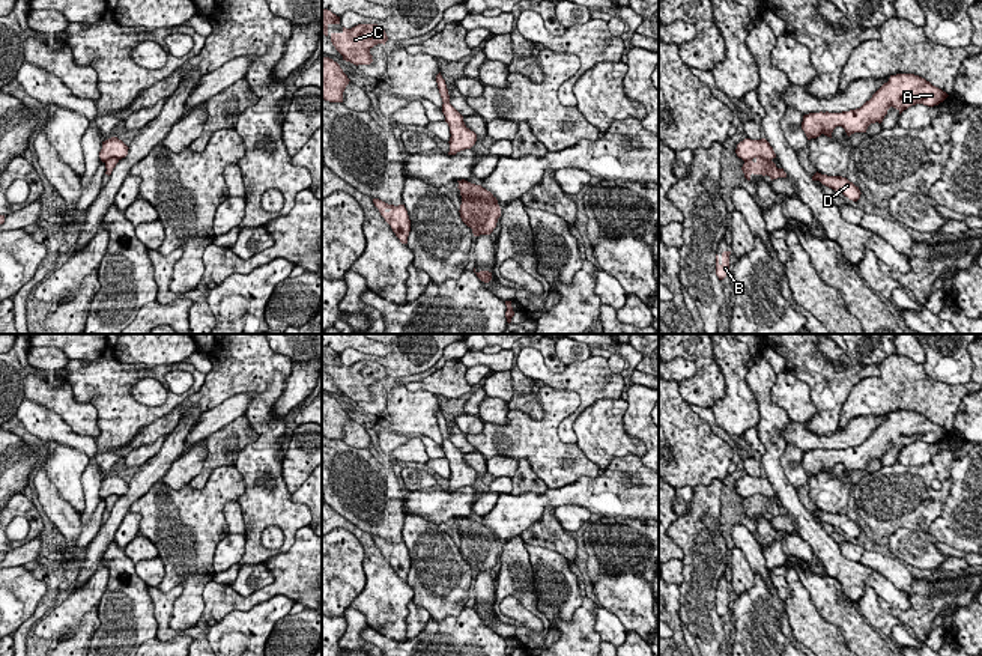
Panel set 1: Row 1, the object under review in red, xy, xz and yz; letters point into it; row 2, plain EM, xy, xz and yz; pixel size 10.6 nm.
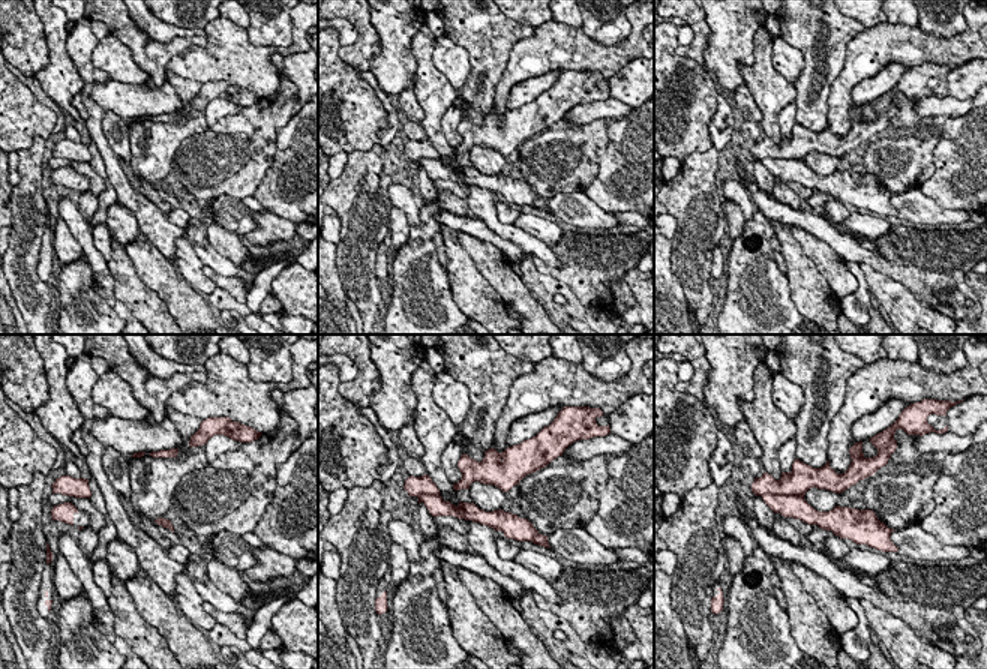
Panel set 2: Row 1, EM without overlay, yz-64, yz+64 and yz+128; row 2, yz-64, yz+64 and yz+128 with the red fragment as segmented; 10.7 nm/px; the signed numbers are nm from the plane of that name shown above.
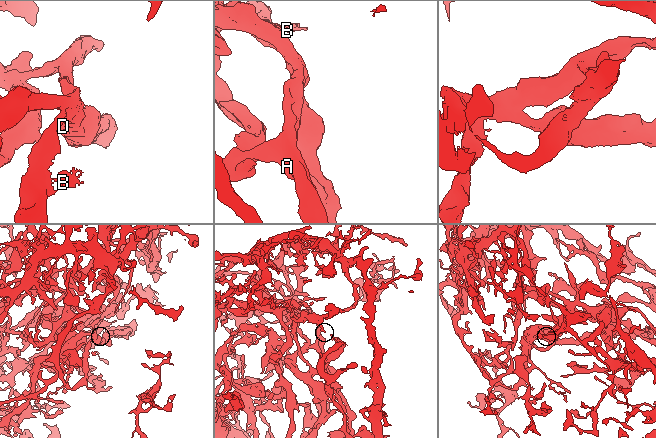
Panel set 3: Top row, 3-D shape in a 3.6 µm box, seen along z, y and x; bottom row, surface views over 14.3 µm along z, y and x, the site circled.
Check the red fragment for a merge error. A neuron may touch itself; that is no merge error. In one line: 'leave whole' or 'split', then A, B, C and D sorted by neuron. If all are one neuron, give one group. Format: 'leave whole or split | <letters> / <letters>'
leave whole | A B C D

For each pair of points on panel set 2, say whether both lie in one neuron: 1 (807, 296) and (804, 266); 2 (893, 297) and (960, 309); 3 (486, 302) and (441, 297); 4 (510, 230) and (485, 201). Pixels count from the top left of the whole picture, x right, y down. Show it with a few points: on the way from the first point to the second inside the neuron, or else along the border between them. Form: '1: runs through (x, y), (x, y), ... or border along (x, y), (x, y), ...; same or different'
1: runs through (807, 288), (804, 273); same
2: border along (891, 279), (902, 284), (921, 305), (950, 318); different
3: border along (444, 269), (449, 278), (450, 294), (456, 305); different
4: runs through (501, 230), (485, 210); same

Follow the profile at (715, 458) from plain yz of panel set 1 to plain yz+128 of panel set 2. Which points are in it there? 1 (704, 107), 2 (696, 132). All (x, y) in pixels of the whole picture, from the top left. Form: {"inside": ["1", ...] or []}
{"inside": ["1", "2"]}

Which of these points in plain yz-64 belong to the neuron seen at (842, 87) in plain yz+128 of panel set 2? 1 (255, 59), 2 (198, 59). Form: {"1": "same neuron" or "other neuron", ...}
{"1": "same neuron", "2": "same neuron"}

